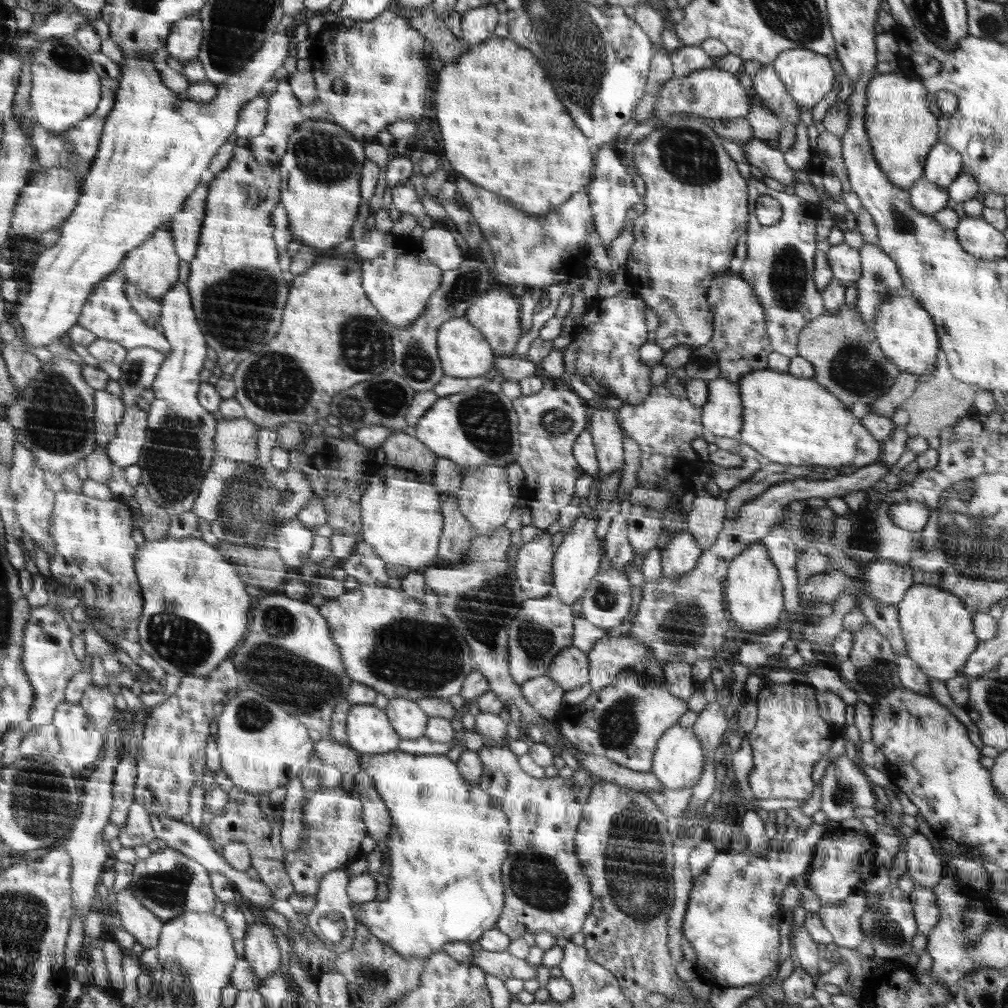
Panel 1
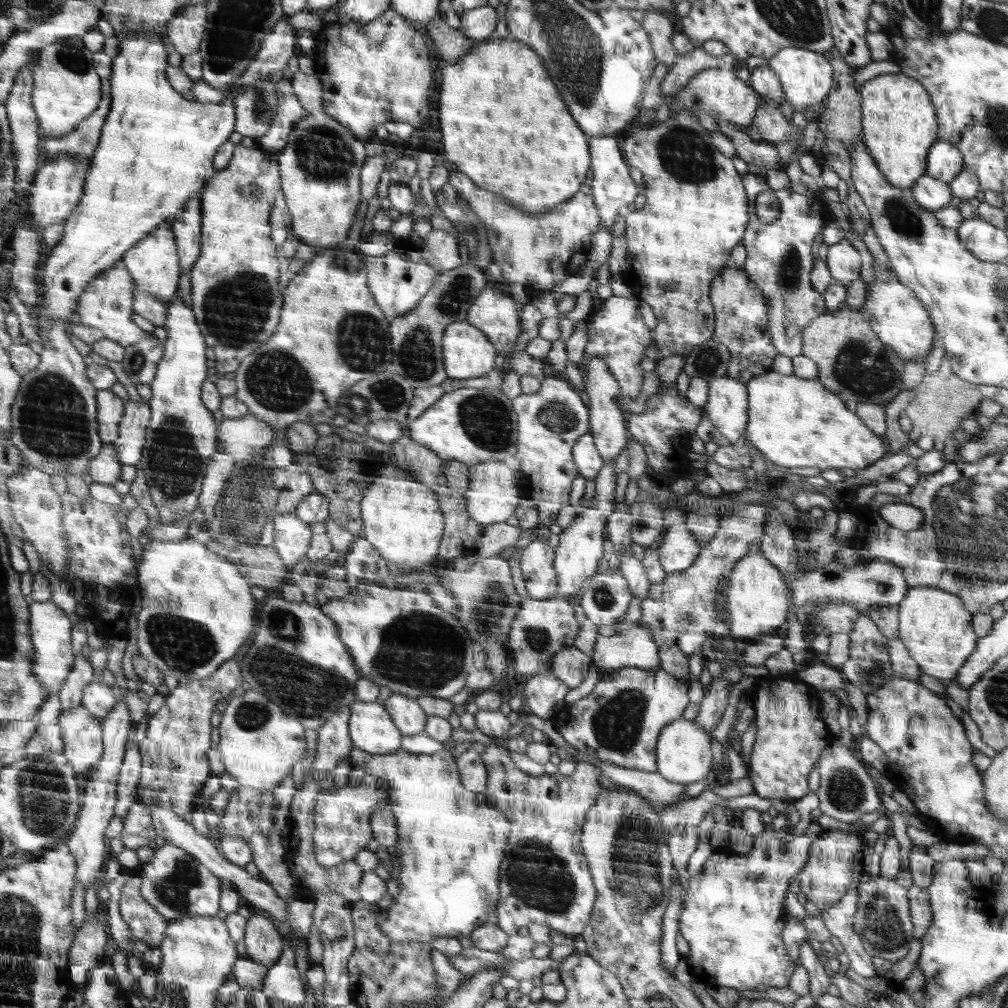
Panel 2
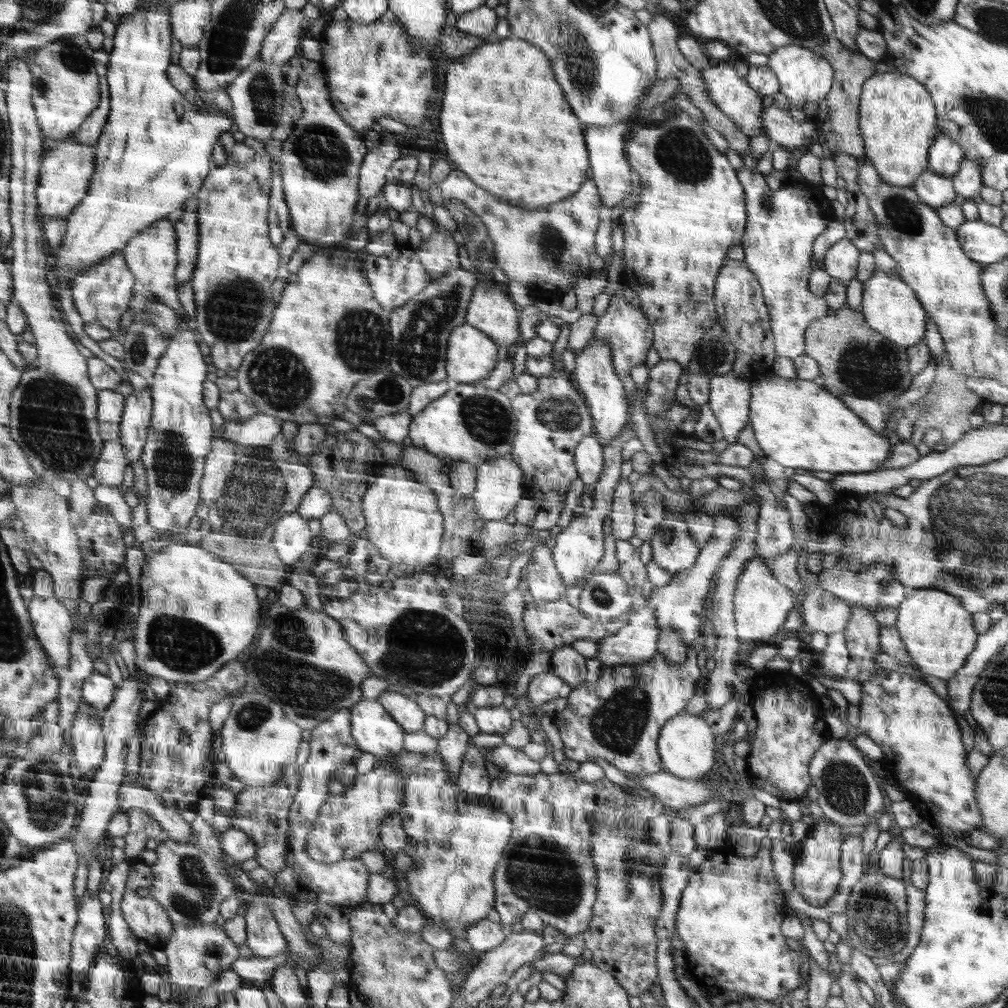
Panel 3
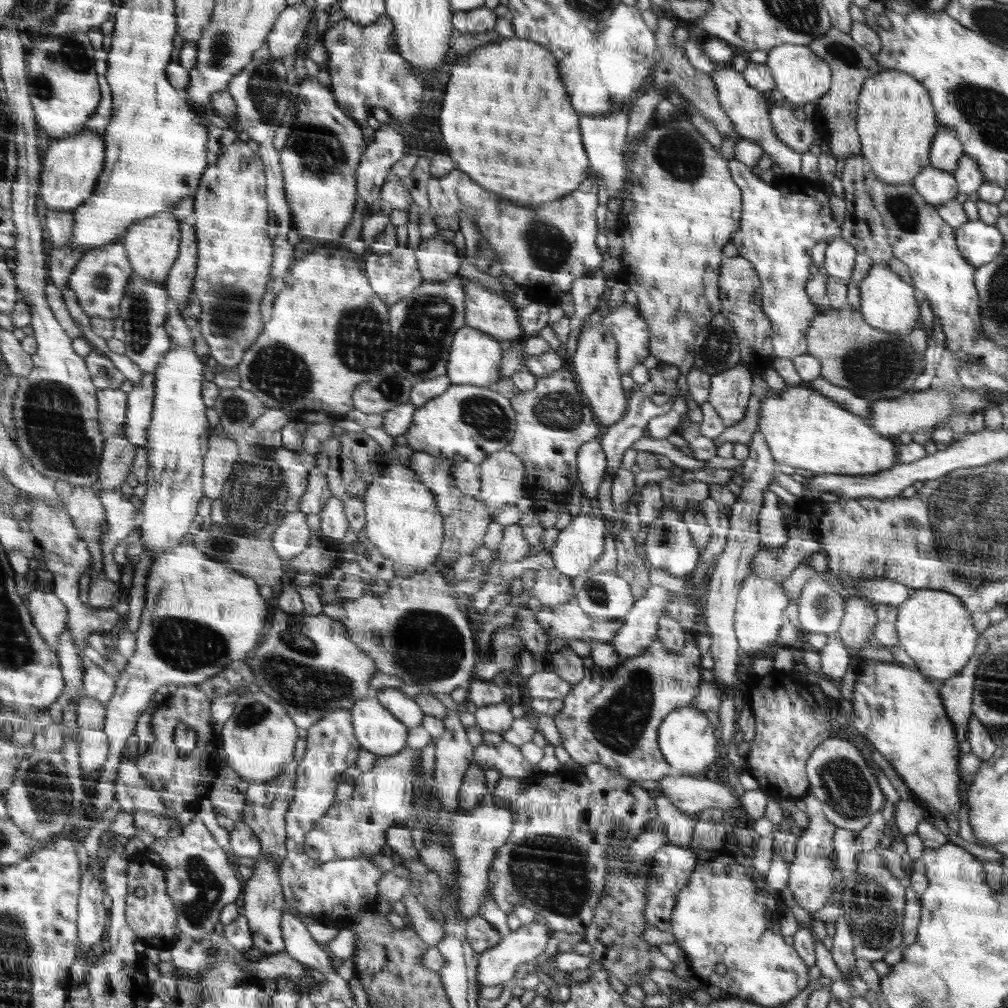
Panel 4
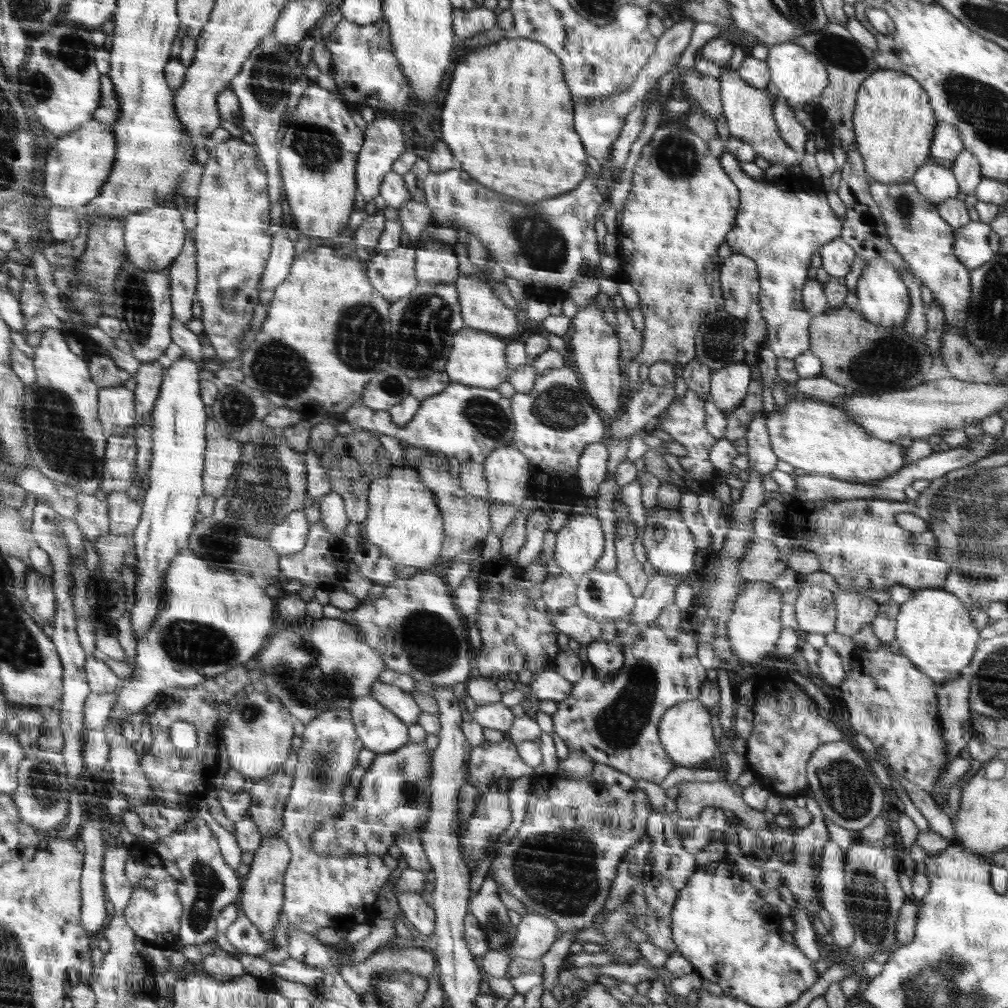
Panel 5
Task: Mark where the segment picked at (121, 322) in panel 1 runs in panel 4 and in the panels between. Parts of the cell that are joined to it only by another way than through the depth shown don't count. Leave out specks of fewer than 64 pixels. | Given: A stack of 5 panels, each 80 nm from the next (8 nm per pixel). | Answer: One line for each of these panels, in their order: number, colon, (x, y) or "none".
2: (107, 304)
3: (101, 294)
4: (99, 279)

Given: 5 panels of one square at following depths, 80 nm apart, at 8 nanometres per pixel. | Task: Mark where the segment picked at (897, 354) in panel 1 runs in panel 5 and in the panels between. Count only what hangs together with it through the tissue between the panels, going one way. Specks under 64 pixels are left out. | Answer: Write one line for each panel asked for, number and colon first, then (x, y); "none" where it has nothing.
2: (898, 317)
3: (891, 307)
4: (888, 303)
5: (883, 299)

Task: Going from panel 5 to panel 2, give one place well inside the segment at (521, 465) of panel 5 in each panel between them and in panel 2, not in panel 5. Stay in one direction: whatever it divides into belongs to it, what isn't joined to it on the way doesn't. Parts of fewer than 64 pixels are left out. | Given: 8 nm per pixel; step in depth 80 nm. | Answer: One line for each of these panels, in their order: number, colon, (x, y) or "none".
2: (492, 495)
3: (498, 488)
4: (503, 479)

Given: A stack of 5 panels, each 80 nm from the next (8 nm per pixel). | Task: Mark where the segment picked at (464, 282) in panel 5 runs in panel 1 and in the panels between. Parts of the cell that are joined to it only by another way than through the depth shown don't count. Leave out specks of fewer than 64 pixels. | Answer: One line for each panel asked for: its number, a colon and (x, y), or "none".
1: (497, 314)
2: (496, 315)
3: (491, 311)
4: (490, 313)

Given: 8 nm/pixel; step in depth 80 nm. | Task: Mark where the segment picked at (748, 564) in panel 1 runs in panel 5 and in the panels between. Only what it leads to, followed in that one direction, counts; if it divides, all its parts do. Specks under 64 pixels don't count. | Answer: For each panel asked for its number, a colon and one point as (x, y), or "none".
2: (757, 599)
3: (761, 605)
4: (760, 604)
5: (753, 627)

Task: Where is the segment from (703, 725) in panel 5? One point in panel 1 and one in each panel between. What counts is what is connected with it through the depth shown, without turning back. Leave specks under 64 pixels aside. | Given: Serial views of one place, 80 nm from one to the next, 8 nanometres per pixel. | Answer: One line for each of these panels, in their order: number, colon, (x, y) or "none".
1: (680, 763)
2: (685, 757)
3: (687, 748)
4: (687, 740)

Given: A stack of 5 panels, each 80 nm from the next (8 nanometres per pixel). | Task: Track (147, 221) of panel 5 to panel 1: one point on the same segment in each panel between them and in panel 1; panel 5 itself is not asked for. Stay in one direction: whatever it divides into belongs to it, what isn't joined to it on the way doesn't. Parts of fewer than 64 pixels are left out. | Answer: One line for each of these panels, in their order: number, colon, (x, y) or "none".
1: (153, 267)
2: (153, 263)
3: (151, 255)
4: (152, 245)

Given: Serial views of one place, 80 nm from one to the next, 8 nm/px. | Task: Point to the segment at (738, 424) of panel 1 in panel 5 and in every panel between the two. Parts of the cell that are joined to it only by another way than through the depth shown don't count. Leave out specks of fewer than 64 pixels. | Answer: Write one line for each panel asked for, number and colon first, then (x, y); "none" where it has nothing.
2: (727, 404)
3: (729, 395)
4: (729, 391)
5: (727, 385)

